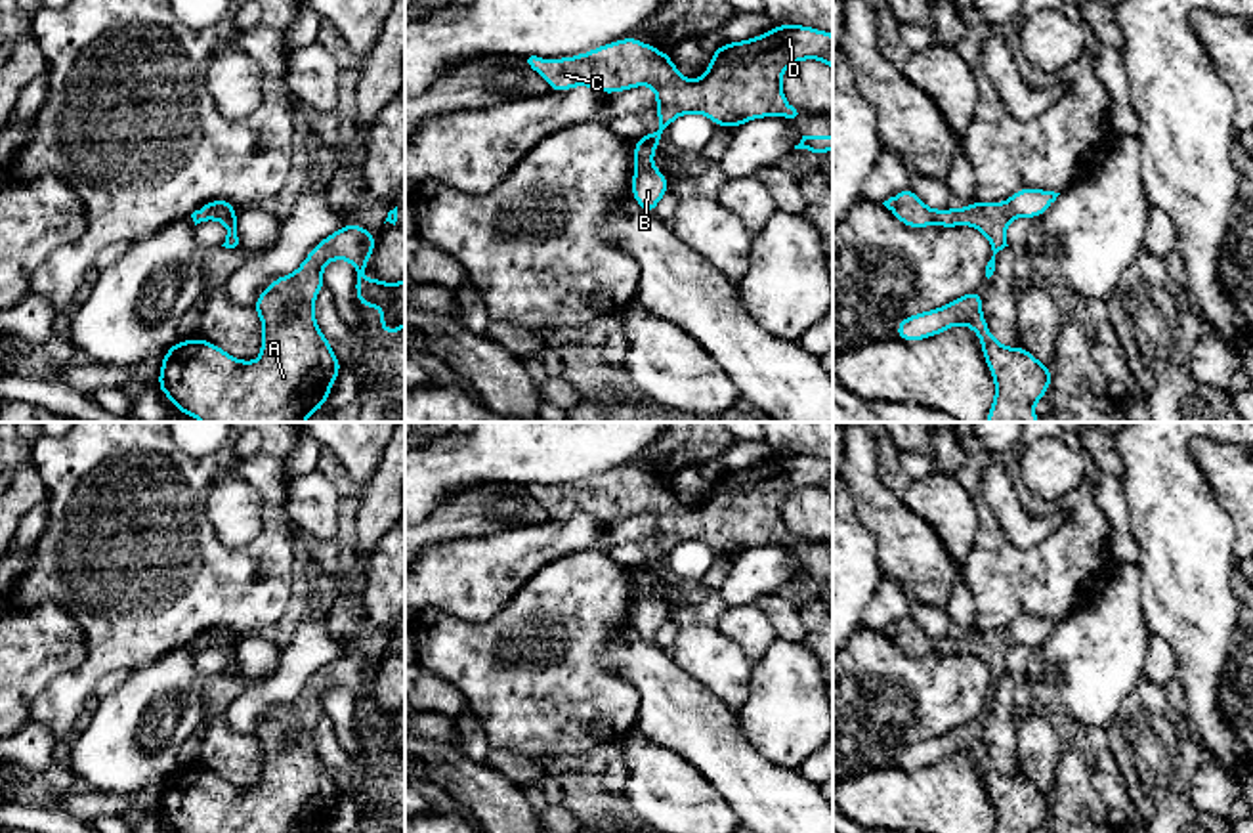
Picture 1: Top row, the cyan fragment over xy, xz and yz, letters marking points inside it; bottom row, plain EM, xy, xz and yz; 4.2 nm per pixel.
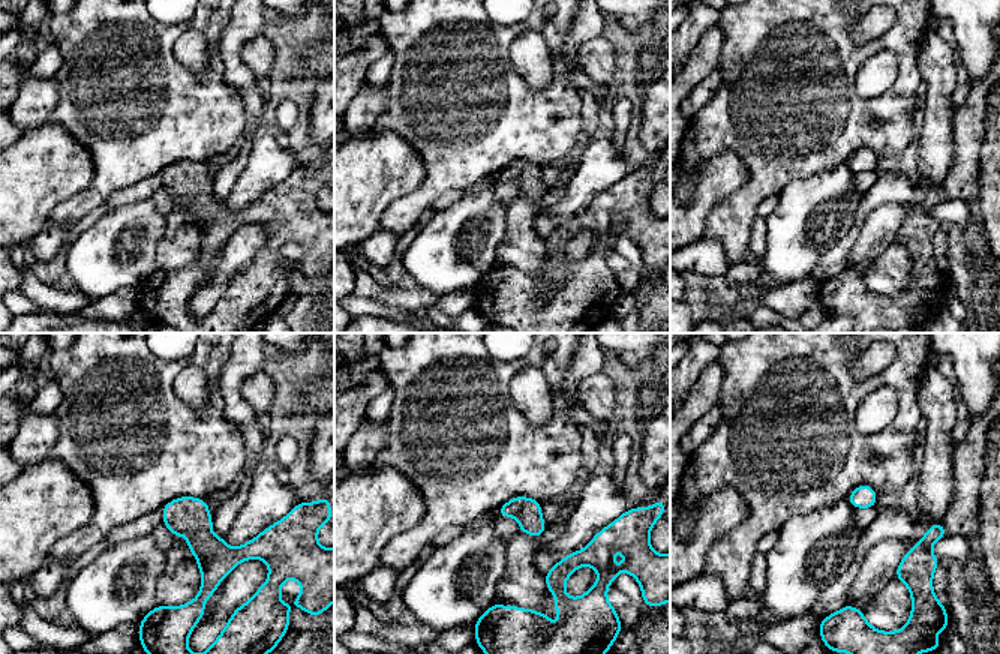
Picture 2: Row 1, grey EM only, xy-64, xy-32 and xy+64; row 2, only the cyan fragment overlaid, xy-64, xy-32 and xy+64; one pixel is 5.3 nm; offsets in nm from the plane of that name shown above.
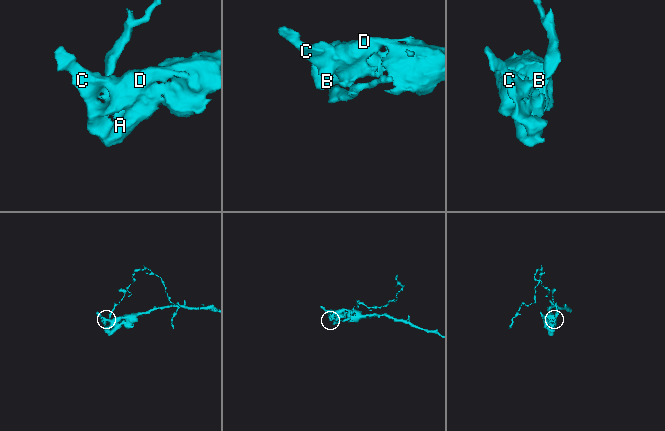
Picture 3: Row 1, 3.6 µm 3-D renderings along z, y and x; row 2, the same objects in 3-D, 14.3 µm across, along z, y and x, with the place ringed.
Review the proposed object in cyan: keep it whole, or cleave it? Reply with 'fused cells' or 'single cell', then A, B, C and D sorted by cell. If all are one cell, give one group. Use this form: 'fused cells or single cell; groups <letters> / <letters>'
fused cells; groups A C D / B

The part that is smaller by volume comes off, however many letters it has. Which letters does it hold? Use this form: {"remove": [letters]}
{"remove": ["B"]}

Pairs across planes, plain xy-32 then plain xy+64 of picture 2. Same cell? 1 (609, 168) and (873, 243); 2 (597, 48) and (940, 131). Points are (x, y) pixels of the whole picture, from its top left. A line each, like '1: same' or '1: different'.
1: same
2: same

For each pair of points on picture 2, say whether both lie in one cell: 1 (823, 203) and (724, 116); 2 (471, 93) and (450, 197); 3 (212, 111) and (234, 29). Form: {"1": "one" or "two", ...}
{"1": "two", "2": "two", "3": "two"}

